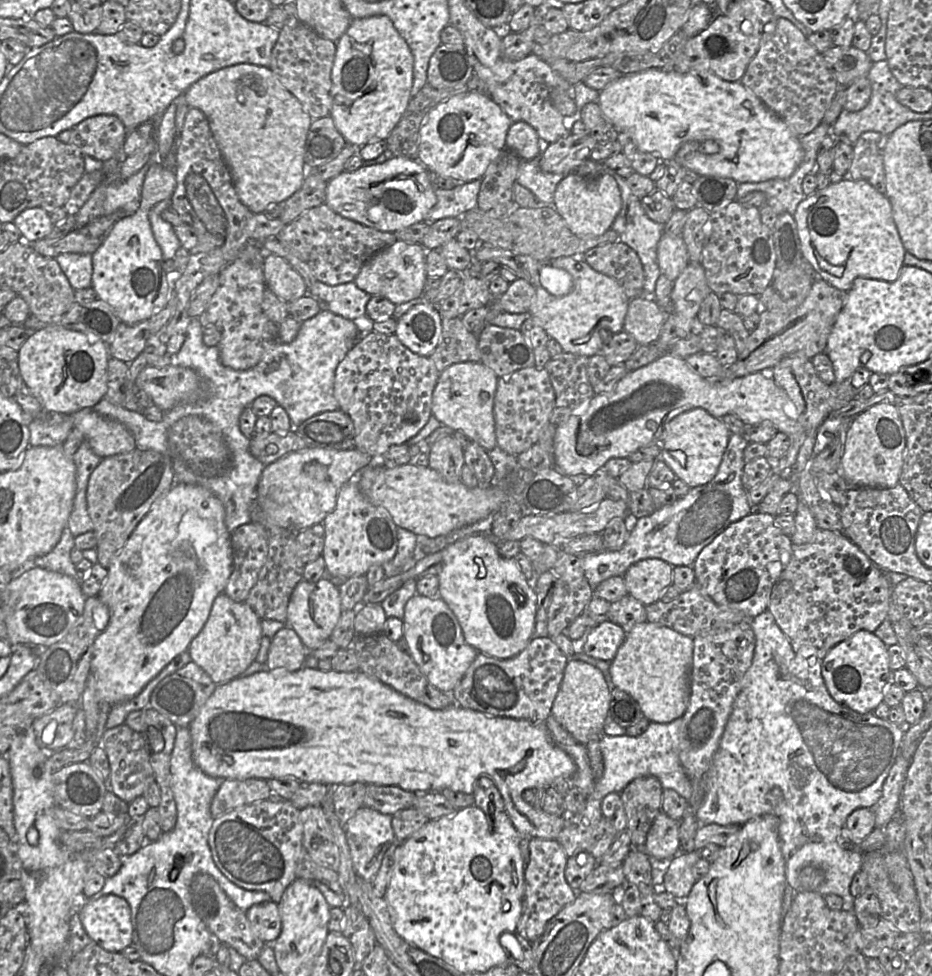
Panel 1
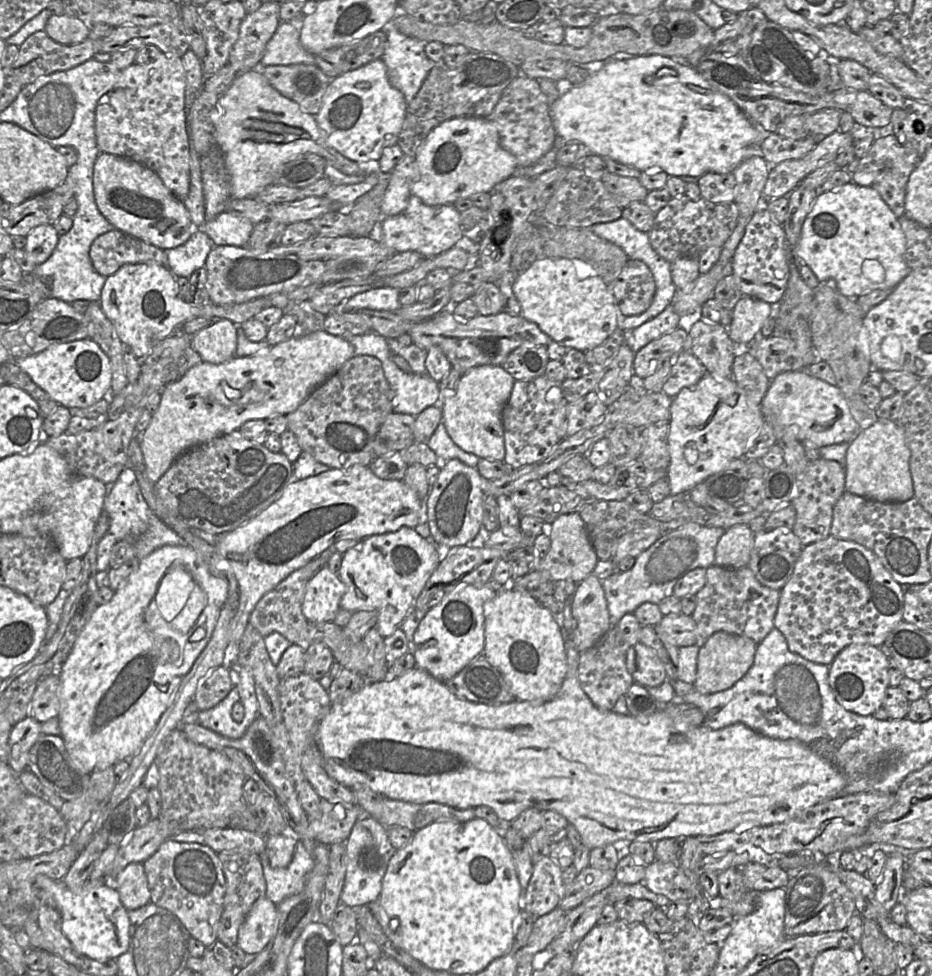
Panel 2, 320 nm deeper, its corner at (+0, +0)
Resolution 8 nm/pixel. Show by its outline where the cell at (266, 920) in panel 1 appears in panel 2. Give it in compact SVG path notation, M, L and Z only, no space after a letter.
M266 896L258 898L239 927L237 943L245 953L258 954L277 931L278 907Z

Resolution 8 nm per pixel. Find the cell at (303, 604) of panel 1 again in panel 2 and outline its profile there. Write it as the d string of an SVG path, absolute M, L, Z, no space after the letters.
M323 566L309 580L304 593L302 612L308 622L332 622L340 610L346 586L339 576Z

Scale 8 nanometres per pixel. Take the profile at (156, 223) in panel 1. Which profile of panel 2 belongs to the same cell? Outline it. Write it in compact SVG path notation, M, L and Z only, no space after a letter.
M198 228L184 244L163 250L167 256L168 268L174 276L189 278L195 270L204 267L207 256L214 246L210 237Z

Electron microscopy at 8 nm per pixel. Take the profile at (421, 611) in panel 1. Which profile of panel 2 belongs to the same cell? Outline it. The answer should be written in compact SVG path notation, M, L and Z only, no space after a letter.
M514 578L505 585L483 586L468 584L448 592L442 601L430 608L414 634L416 666L426 670L441 682L454 677L478 655L485 646L484 604L493 599L499 587L513 590Z

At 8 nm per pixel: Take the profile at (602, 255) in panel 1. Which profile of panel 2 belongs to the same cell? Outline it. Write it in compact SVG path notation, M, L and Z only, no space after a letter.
M629 259L619 276L609 284L617 306L617 315L636 316L645 312L653 302L656 286L648 266Z

